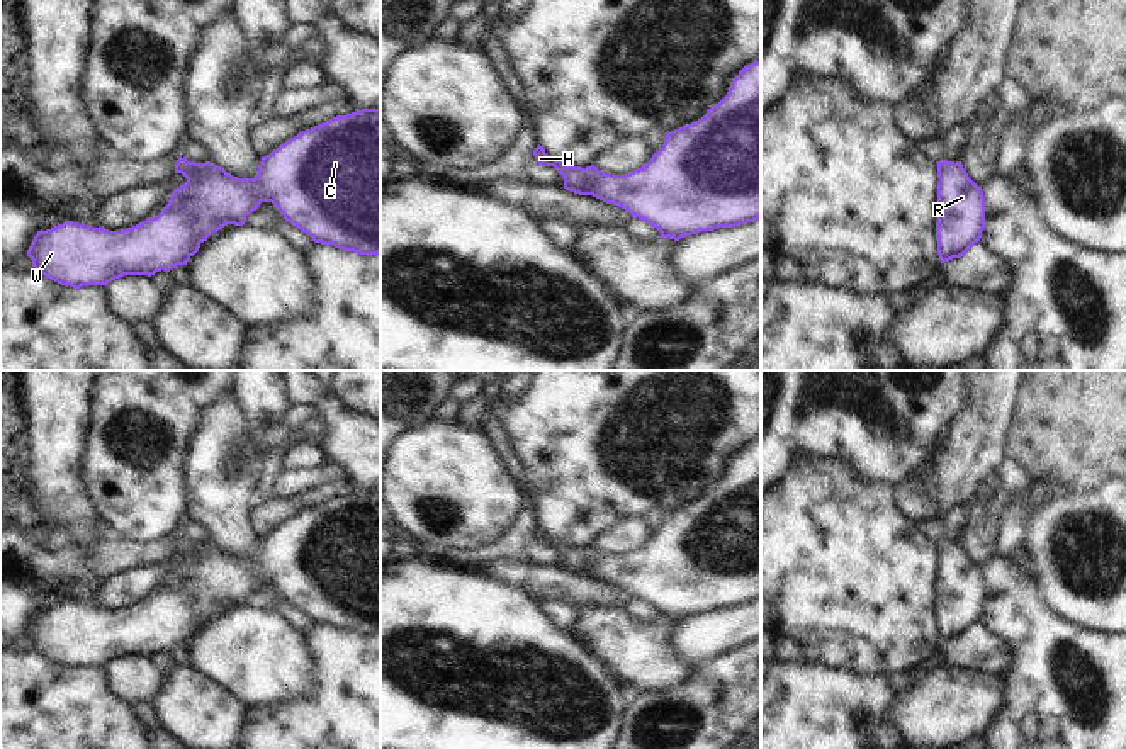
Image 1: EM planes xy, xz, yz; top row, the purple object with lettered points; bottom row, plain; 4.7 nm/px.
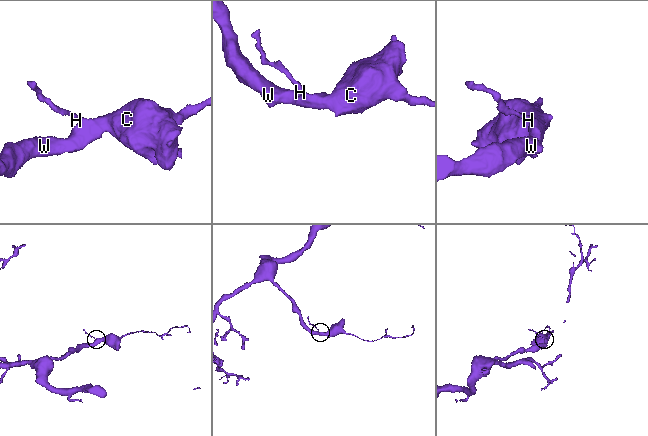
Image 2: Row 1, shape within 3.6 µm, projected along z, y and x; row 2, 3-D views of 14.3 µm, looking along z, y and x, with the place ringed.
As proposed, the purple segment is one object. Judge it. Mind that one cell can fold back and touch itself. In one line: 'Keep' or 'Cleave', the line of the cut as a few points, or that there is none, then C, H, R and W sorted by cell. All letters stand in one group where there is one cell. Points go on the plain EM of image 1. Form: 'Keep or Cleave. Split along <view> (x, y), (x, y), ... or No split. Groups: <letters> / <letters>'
Keep. No split. Groups: C H R W.

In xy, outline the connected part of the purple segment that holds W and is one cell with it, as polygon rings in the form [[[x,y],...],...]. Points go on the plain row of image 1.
[[[362,489],[346,496],[336,496],[299,513],[270,535],[262,537],[255,559],[238,559],[211,542],[195,543],[182,537],[175,543],[175,554],[182,554],[187,562],[172,572],[170,583],[156,598],[149,598],[132,608],[109,611],[100,606],[92,608],[65,601],[51,610],[37,611],[27,630],[34,650],[73,669],[107,666],[124,656],[151,657],[161,650],[170,652],[177,645],[187,645],[200,625],[221,608],[228,605],[243,606],[246,596],[256,591],[262,583],[272,583],[287,603],[311,617],[314,623],[333,625],[335,628],[367,637],[380,634],[380,489]]]

